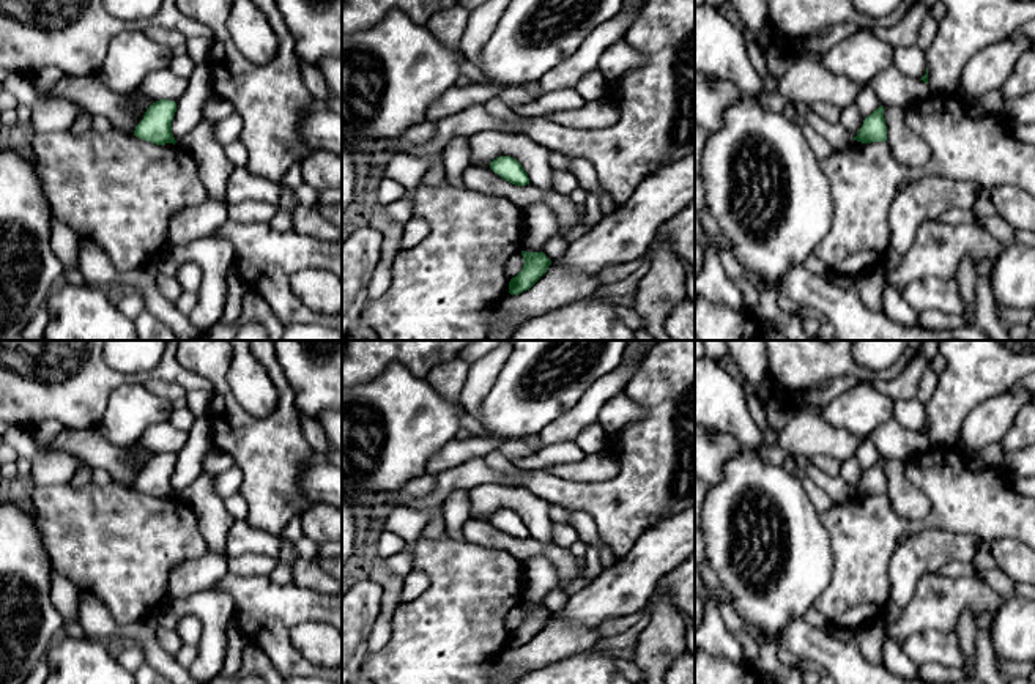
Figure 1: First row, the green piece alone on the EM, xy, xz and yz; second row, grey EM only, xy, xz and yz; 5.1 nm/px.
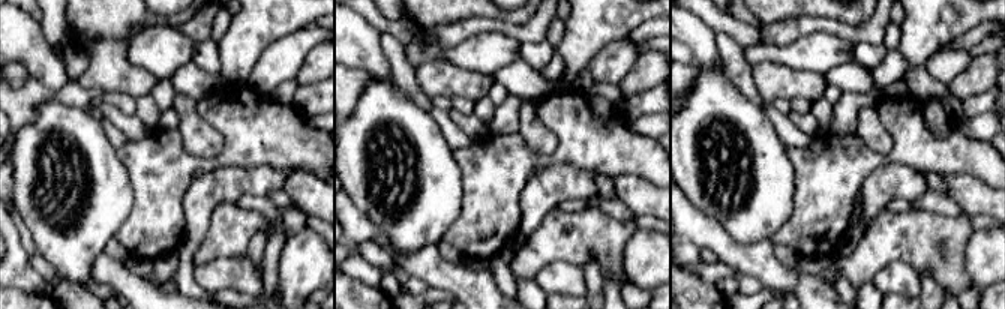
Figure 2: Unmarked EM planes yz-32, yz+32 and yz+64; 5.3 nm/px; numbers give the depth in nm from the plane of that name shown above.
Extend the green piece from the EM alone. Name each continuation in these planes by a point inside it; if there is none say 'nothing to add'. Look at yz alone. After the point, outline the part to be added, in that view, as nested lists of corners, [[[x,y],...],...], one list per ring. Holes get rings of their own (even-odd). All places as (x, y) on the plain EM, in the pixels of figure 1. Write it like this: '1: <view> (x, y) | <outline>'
nothing to add

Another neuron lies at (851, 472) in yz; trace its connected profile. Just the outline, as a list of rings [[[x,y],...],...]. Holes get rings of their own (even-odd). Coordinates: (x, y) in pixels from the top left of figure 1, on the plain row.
[[[855,455],[841,462],[840,476],[851,485],[852,490],[857,489],[863,473],[865,470],[860,467]]]

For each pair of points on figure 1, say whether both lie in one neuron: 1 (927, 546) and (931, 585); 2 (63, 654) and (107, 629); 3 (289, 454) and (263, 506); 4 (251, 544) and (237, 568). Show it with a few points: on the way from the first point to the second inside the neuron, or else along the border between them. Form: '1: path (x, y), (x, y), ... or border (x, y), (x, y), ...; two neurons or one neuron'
1: border (936, 571), (928, 571), (920, 579), (908, 602); two neurons
2: border (87, 635), (104, 642); two neurons
3: path (276, 467), (271, 472), (265, 494); one neuron
4: border (276, 557), (241, 553), (227, 558); two neurons

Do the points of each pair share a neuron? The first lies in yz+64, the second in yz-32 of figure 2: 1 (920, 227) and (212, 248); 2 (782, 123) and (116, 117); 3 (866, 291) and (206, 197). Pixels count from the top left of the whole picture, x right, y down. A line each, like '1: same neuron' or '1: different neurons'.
1: same neuron
2: different neurons
3: same neuron

